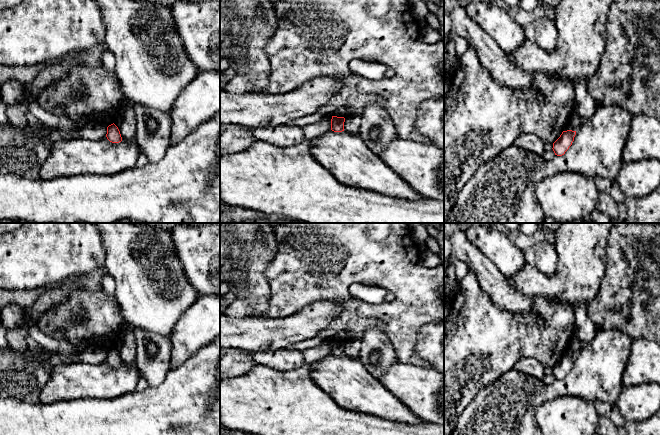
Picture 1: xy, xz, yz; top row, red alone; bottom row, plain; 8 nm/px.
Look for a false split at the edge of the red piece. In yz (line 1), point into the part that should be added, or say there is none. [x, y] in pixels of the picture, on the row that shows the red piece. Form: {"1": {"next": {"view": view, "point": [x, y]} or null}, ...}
{"1": {"next": null}}

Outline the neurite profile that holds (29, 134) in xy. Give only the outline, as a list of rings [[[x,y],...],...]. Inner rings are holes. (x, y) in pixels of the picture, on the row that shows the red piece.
[[[26,126],[21,130],[24,133],[24,138],[30,142],[43,142],[44,135],[41,132],[35,132],[33,129]]]

